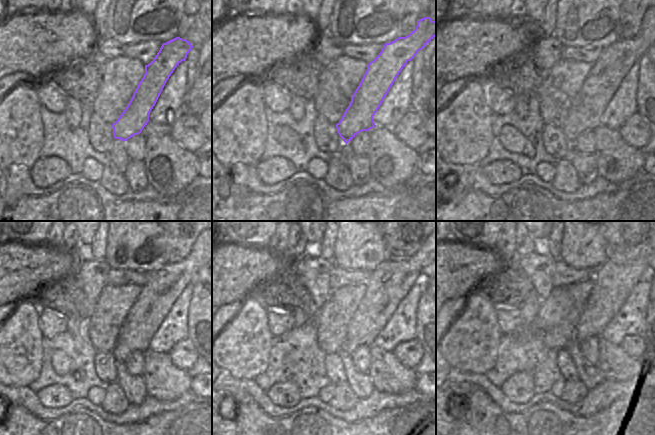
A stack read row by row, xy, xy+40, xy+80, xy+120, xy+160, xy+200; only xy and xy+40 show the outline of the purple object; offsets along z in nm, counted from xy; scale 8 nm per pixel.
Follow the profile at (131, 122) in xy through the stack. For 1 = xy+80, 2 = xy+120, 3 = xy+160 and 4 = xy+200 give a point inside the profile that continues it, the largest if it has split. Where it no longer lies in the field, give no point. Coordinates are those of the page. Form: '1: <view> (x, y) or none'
1: xy+80 (614, 62)
2: xy+120 (158, 295)
3: xy+160 (387, 284)
4: xy+200 (612, 283)

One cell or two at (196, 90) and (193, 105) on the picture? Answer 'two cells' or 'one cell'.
one cell

